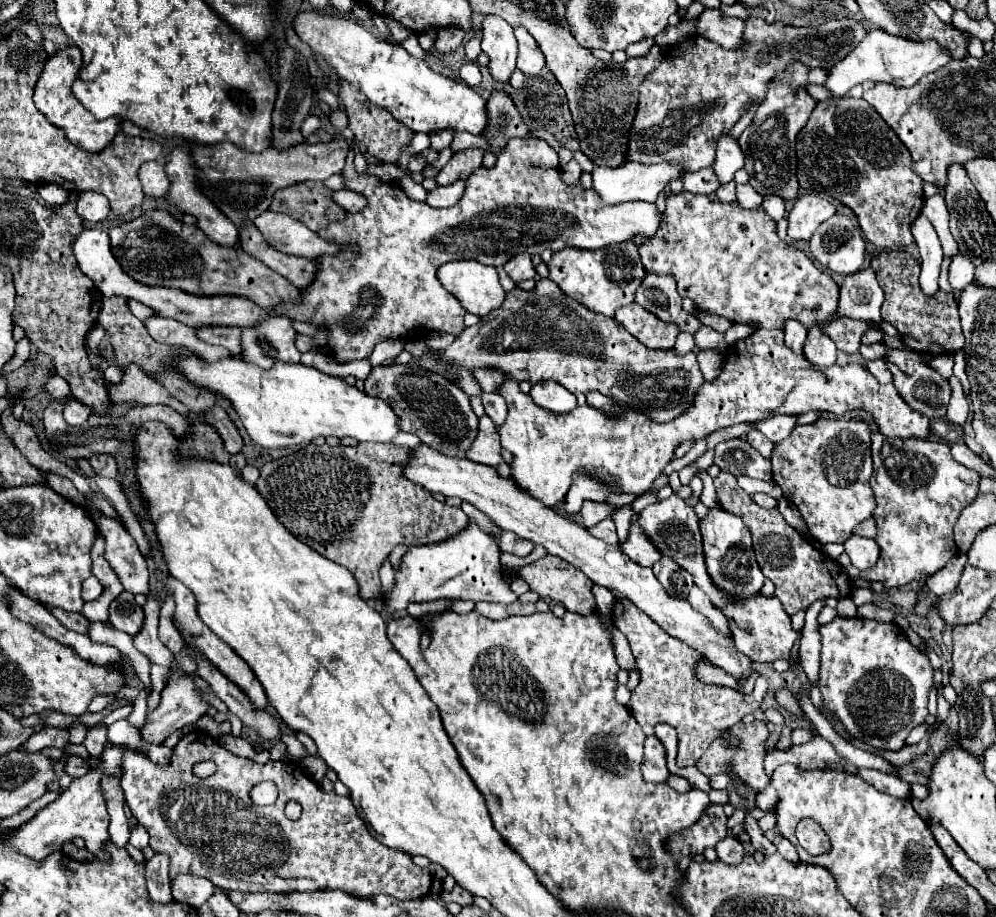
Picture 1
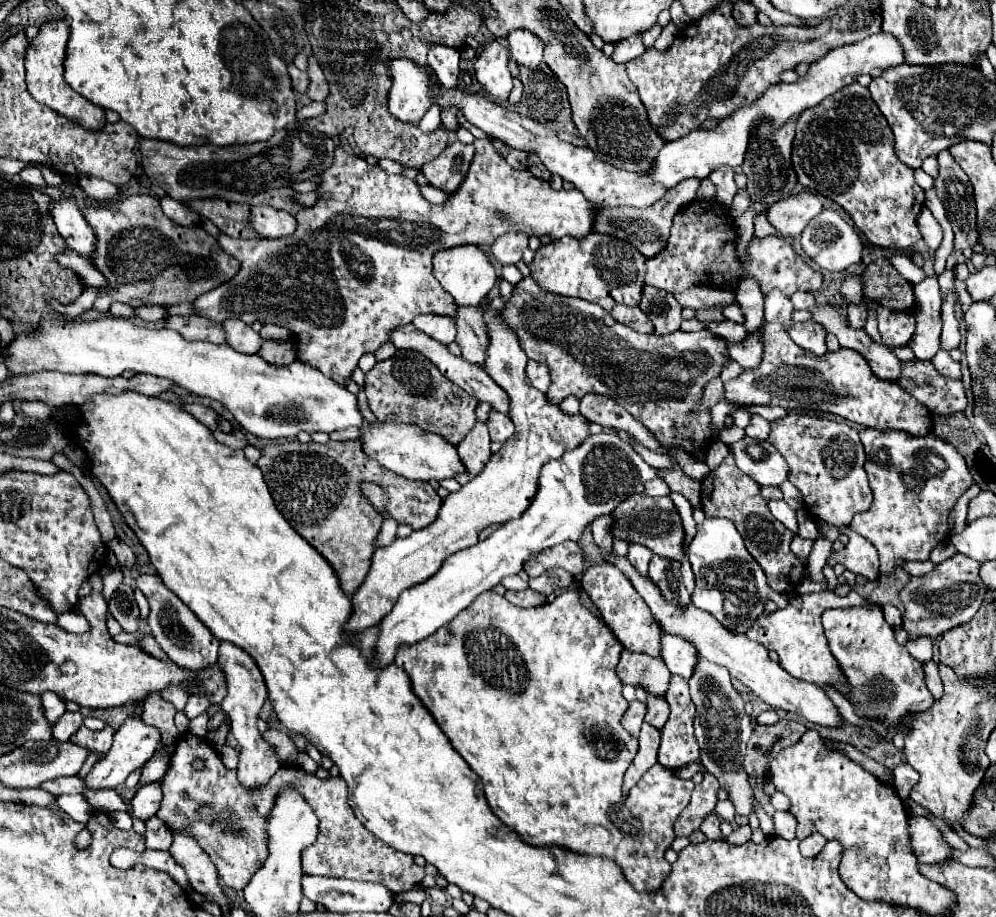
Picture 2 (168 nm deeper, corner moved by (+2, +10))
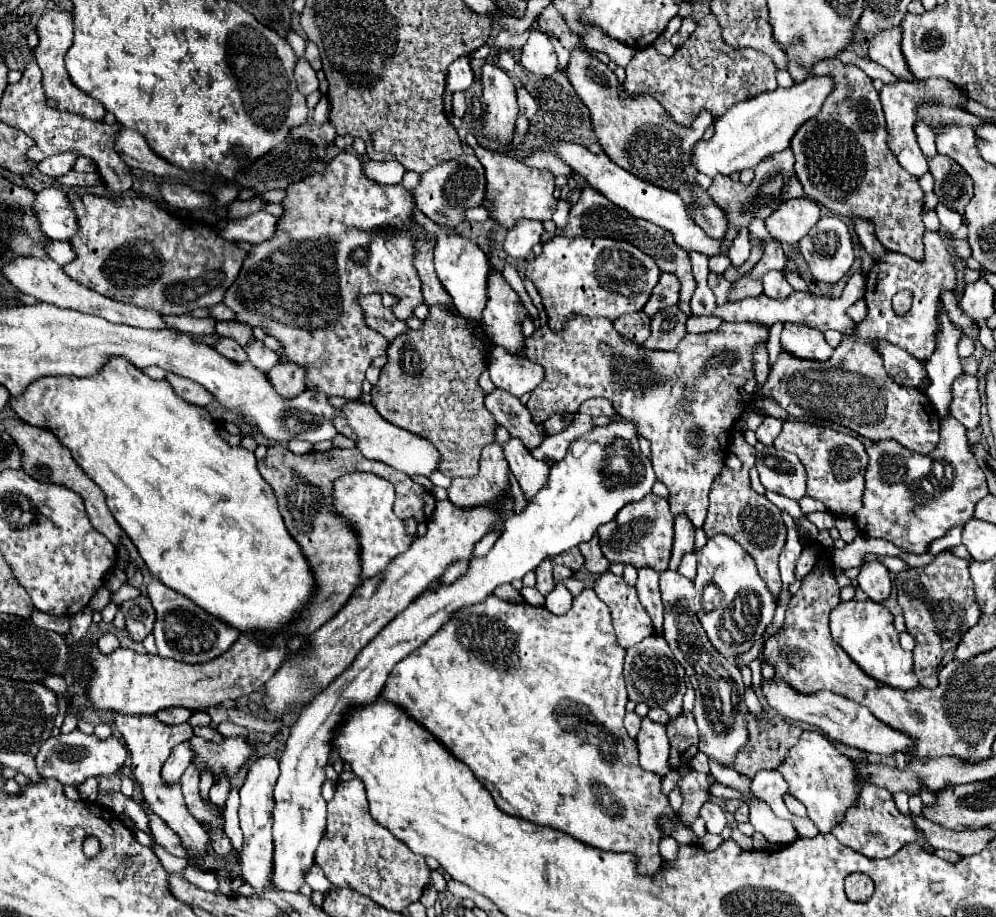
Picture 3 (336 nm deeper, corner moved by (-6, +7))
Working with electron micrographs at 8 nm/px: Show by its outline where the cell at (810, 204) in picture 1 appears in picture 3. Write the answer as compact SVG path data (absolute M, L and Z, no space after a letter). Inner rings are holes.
M795 198L783 202L767 220L769 234L779 242L797 244L819 220L819 204L809 198Z

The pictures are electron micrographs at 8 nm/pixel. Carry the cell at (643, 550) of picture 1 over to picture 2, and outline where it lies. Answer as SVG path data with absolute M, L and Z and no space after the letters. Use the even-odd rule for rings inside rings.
M629 545L629 555L627 559L631 561L631 565L641 573L641 575L647 575L647 565L649 565L649 559L651 559L651 551L647 551L647 547L639 547L639 545Z

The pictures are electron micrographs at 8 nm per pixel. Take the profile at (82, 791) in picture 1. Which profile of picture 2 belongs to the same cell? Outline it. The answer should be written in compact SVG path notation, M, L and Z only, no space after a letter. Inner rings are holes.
M141 715L129 717L129 719L121 725L121 729L115 733L113 745L111 745L109 753L103 755L101 761L97 761L97 763L93 765L93 769L91 769L91 773L87 775L87 779L85 779L87 787L89 787L89 789L105 789L105 787L111 787L111 789L113 789L113 787L117 787L119 783L125 783L125 779L129 777L131 771L135 771L137 767L143 767L143 765L149 761L149 757L157 751L159 743L161 743L161 733L159 733L155 727L143 723Z

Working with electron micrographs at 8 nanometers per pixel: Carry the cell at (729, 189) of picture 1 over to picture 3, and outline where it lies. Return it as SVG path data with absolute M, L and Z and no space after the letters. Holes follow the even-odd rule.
M787 148L779 154L773 154L773 156L767 156L763 162L757 164L755 168L755 178L753 178L753 184L749 186L741 186L739 182L733 181L727 176L719 176L719 178L713 178L713 184L711 188L707 190L709 196L713 198L715 204L719 204L725 212L727 212L727 218L731 222L731 230L727 234L727 246L731 246L733 238L737 236L739 228L741 226L749 226L751 218L753 216L759 216L759 218L767 218L771 216L773 210L779 208L779 204L787 202L789 198L799 198L799 196L805 196L803 194L803 186L799 184L797 176L795 176L795 170L793 170L793 164L795 164L795 158L793 158L793 150ZM773 200L775 200L775 208L773 208Z

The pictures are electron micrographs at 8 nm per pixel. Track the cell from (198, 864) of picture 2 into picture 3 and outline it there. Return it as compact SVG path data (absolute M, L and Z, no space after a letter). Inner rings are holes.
M115 714L113 716L115 720L115 726L117 730L123 734L125 742L127 742L127 748L131 752L131 758L133 758L133 772L135 772L135 778L141 782L143 786L143 798L149 802L149 806L153 808L153 812L157 816L161 816L167 826L171 830L175 830L183 842L183 848L187 852L187 862L195 868L195 870L201 870L201 872L209 872L205 866L201 866L201 858L205 858L209 852L207 852L207 846L209 846L209 838L207 838L207 832L203 830L203 826L189 814L185 802L183 802L183 794L181 794L181 788L179 784L165 784L165 780L161 778L161 766L163 762L169 758L173 746L177 746L179 742L187 742L193 734L193 728L185 722L185 724L177 724L177 726L167 726L163 722L159 722L155 716L123 716L123 714Z

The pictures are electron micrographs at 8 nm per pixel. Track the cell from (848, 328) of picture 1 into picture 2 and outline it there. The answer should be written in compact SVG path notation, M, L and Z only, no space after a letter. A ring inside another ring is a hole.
M797 291L797 293L791 295L791 301L793 301L795 309L809 309L811 307L811 293Z

